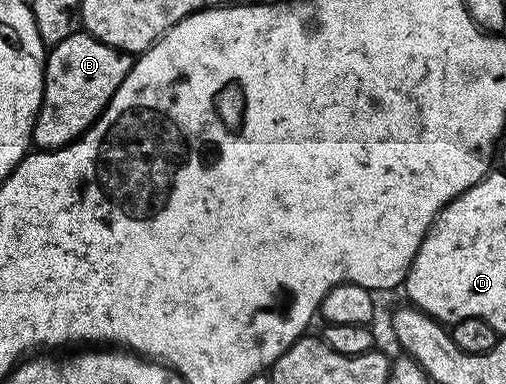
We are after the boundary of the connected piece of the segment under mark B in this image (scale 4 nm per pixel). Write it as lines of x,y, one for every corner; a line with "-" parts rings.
85,30
73,32
51,47
42,74
42,105
34,123
33,147
53,150
83,136
102,117
116,90
120,90
120,82
129,74
131,63
131,53
116,50

